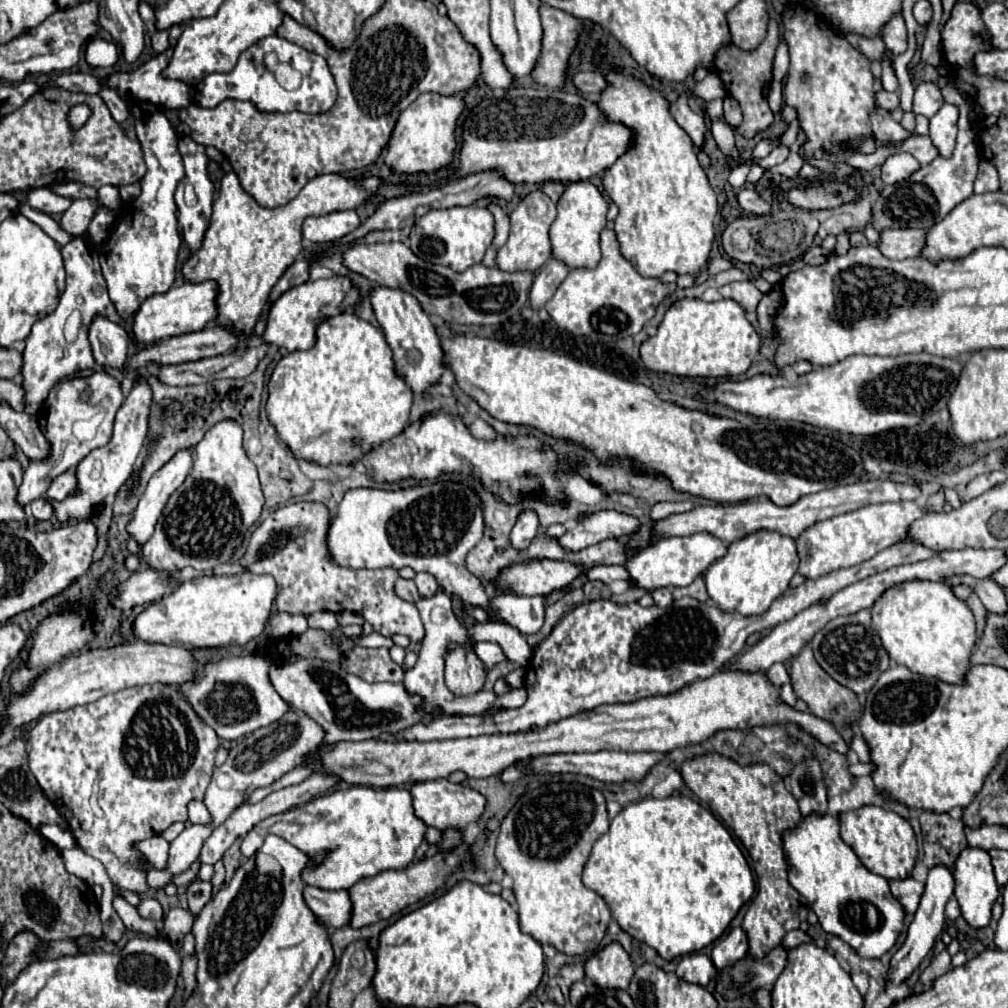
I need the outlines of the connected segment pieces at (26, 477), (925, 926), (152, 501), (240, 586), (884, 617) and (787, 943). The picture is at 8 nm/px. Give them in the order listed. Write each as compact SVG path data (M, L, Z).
M97 370L87 378L71 378L59 382L45 398L39 410L39 428L51 442L51 456L45 462L31 462L23 472L23 482L17 490L17 504L27 506L37 498L43 498L51 480L75 468L91 450L101 448L109 442L113 432L115 414L121 408L125 396L121 392L121 376L111 376L105 370Z
M937 864L937 866L933 866L929 870L927 882L925 882L925 892L921 896L919 908L915 912L913 922L907 928L907 940L897 950L897 954L891 958L891 968L889 968L889 982L891 984L905 982L911 976L911 972L921 964L921 960L929 954L929 950L933 948L935 938L943 930L943 924L945 924L945 904L953 896L953 888L955 888L955 878L953 878L953 870L951 868L947 868L945 864Z
M191 448L179 450L159 472L153 474L127 526L129 534L139 544L145 544L153 536L153 528L157 524L157 518L161 516L165 502L183 484L191 466L193 466L193 450Z
M251 572L235 576L199 576L183 582L177 590L139 612L131 624L131 632L137 640L149 644L181 646L189 651L229 644L245 646L263 634L267 616L275 610L275 596L277 584L271 576L257 576Z
M915 580L893 586L873 604L871 612L873 626L893 662L907 666L915 674L925 674L927 678L931 676L949 684L965 678L977 638L975 618L969 606L955 598L947 584Z
M791 930L791 932L785 934L785 938L783 938L781 944L783 944L785 948L795 948L795 946L799 946L801 942L813 942L813 938L807 936L807 934L801 932L801 930Z

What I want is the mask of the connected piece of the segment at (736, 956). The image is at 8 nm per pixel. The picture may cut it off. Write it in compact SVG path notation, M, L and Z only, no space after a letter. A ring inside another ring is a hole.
M733 928L727 936L723 936L711 952L713 958L713 966L717 966L717 970L721 972L723 968L731 966L733 962L741 960L747 956L747 936L741 928Z

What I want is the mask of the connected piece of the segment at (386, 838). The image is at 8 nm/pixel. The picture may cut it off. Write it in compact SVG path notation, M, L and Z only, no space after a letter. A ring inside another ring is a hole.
M351 786L347 790L323 794L307 804L265 818L243 838L243 856L251 858L261 848L265 836L271 834L273 826L277 836L285 838L313 860L315 866L303 870L303 880L323 890L351 888L359 880L383 870L407 868L427 830L427 824L413 812L409 790L375 790L369 786Z

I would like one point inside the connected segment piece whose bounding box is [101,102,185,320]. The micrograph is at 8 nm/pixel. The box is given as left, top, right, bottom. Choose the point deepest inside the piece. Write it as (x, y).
(136, 264)

